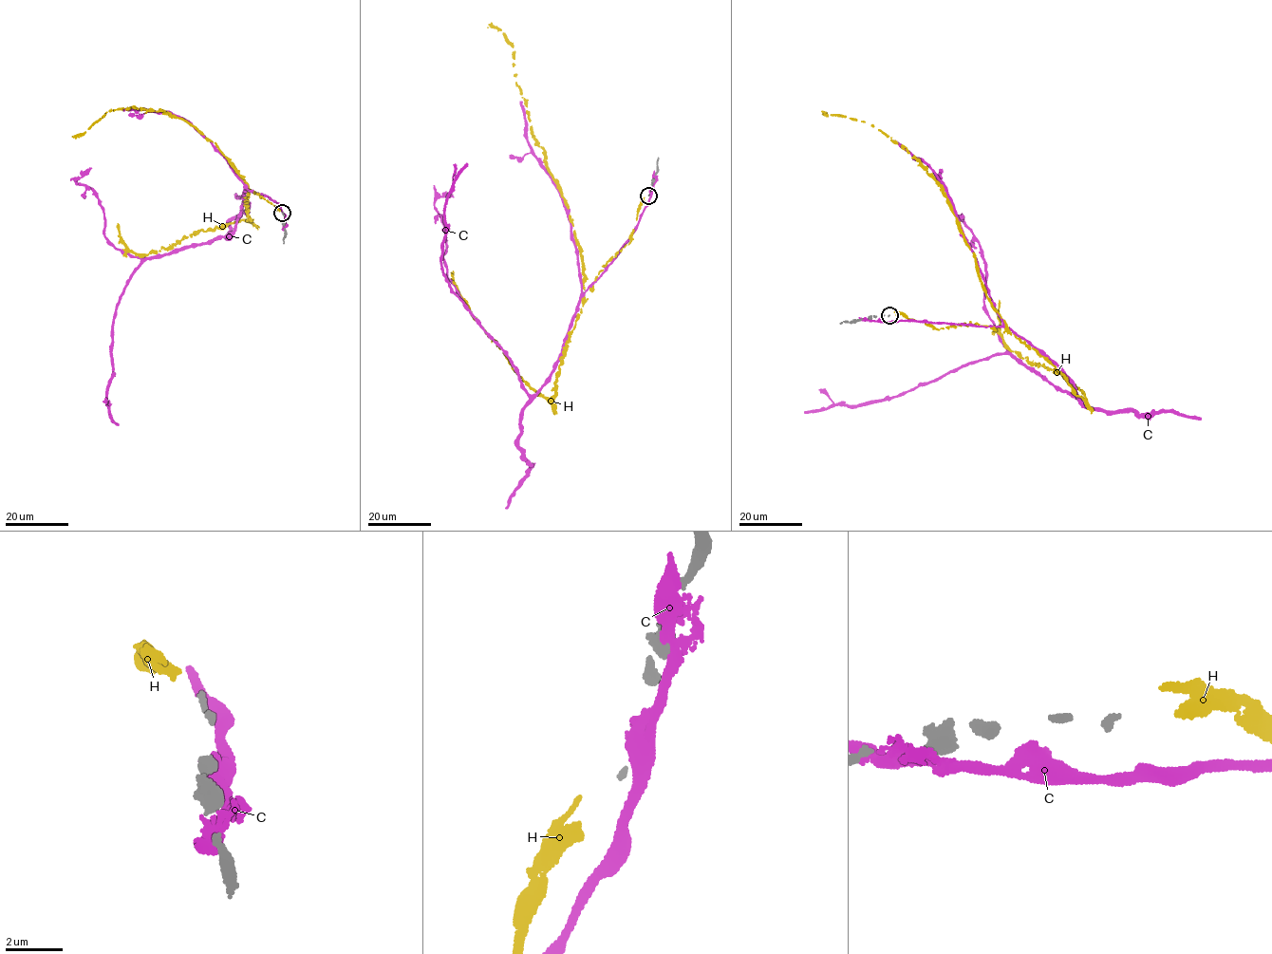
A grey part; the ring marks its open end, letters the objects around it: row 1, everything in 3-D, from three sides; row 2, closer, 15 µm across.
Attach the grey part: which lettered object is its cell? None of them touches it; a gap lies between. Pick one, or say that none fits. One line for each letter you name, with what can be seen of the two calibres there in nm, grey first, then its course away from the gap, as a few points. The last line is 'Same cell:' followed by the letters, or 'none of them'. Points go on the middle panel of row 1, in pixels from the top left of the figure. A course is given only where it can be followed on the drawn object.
H: calibres 200 and 150 nm; course (644, 196), (629, 242), (604, 267), (586, 300), (575, 231), (533, 136), (513, 45), (501, 29), (487, 28)
Same cell: H

